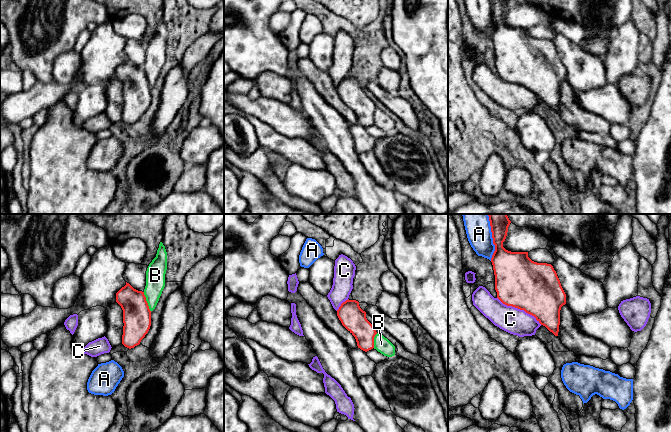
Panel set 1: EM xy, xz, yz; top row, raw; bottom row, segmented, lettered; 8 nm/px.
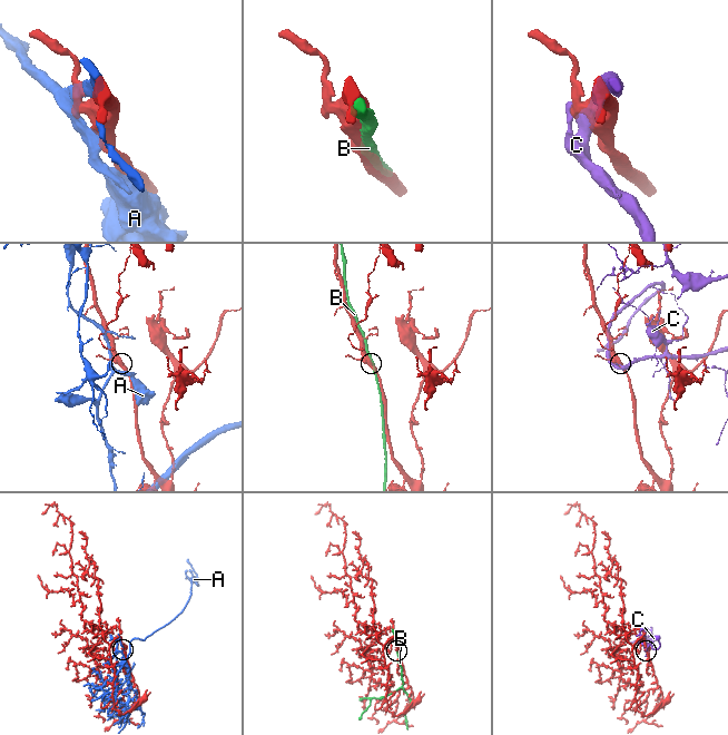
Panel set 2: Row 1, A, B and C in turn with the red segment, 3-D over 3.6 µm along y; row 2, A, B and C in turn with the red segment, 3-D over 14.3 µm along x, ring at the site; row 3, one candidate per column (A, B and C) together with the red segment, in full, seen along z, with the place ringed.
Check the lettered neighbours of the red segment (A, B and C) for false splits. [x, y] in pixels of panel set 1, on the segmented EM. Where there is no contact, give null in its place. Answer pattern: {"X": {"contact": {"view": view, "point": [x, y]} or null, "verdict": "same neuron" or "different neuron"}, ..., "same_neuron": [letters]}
{"A": {"contact": {"view": "yz", "point": [492, 237]}, "verdict": "different neuron"}, "B": {"contact": {"view": "xy", "point": [146, 302]}, "verdict": "different neuron"}, "C": {"contact": {"view": "yz", "point": [519, 308]}, "verdict": "different neuron"}, "same_neuron": []}

